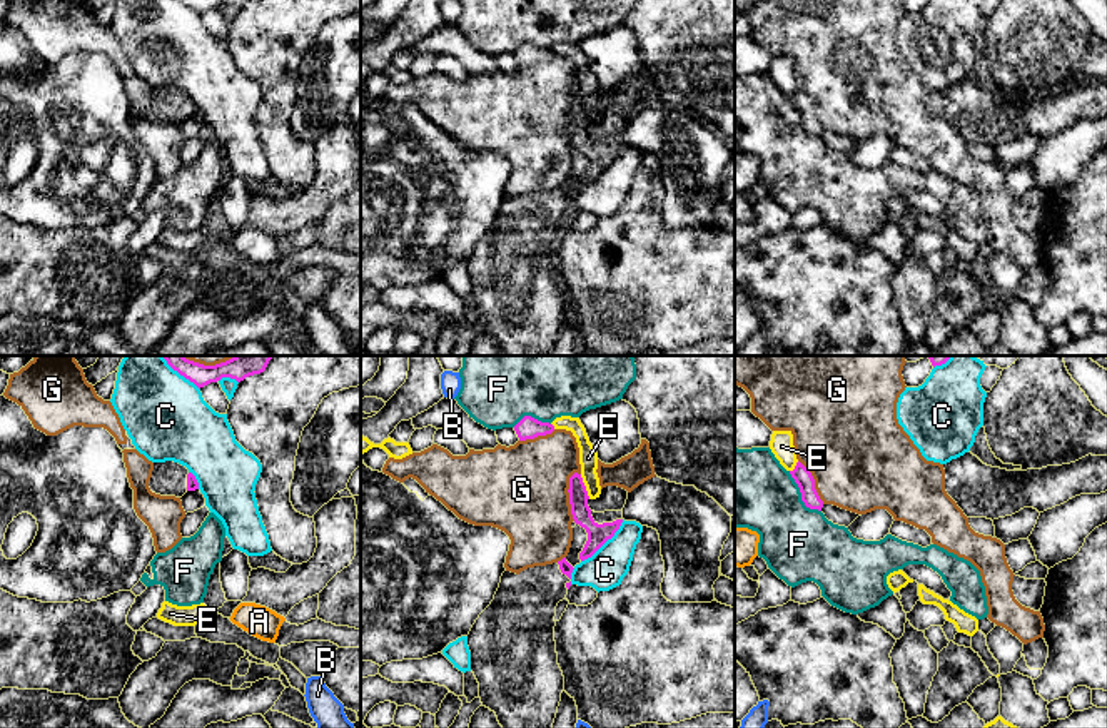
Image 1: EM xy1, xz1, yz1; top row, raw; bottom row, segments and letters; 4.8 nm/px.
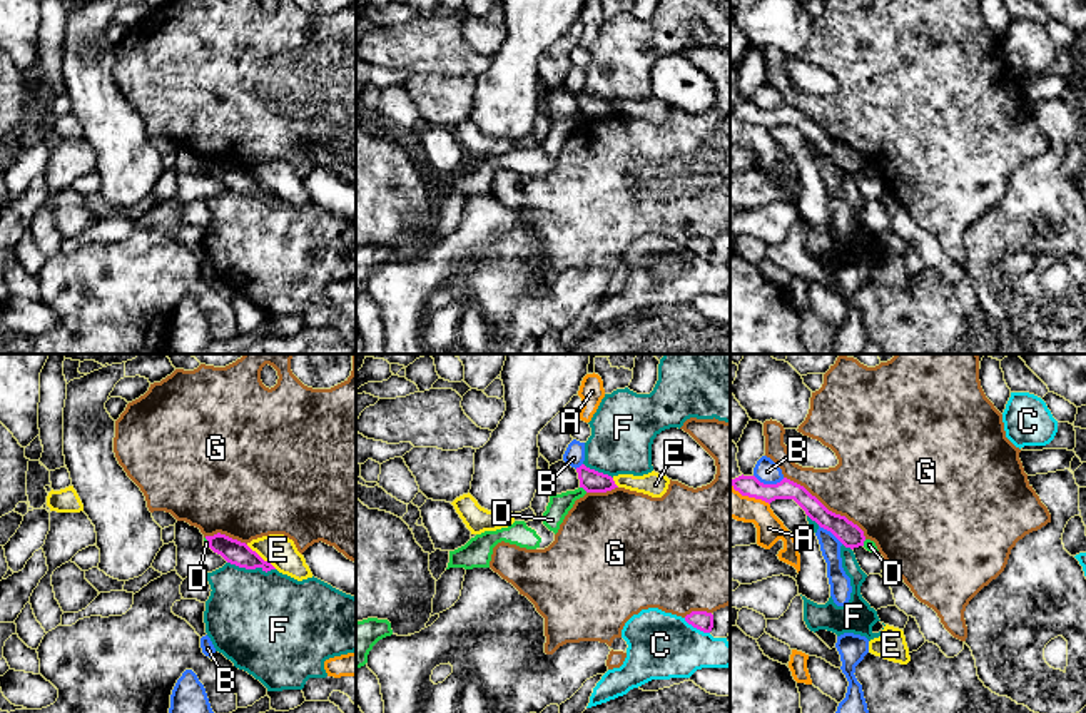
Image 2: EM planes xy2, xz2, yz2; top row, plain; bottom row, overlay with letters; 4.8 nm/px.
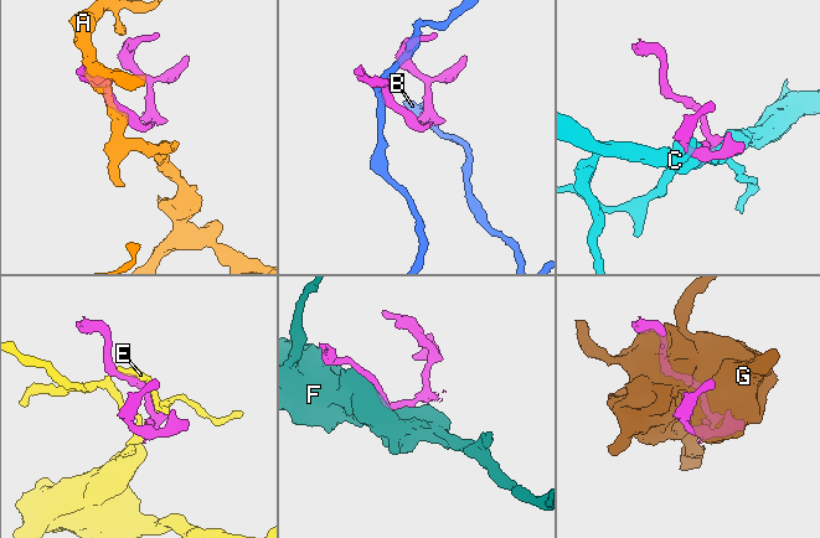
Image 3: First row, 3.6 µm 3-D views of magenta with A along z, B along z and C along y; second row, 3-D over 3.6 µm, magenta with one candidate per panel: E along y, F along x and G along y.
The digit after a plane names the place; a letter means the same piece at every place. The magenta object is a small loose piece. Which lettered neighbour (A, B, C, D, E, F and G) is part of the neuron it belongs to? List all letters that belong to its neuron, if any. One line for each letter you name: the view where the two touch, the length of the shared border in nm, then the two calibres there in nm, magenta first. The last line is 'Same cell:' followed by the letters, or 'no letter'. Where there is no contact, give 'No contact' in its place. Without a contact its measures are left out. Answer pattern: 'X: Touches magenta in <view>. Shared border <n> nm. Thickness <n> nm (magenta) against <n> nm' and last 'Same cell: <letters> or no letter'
Same cell: no letter

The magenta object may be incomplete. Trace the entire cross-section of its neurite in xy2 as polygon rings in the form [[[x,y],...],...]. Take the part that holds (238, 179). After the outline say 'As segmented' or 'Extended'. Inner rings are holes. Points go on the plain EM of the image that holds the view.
[[[226,160],[206,162],[209,174],[221,180],[227,189],[246,195],[261,194],[262,197],[276,195],[271,189],[264,187],[256,177],[252,177],[246,169],[232,165]]]. As segmented

